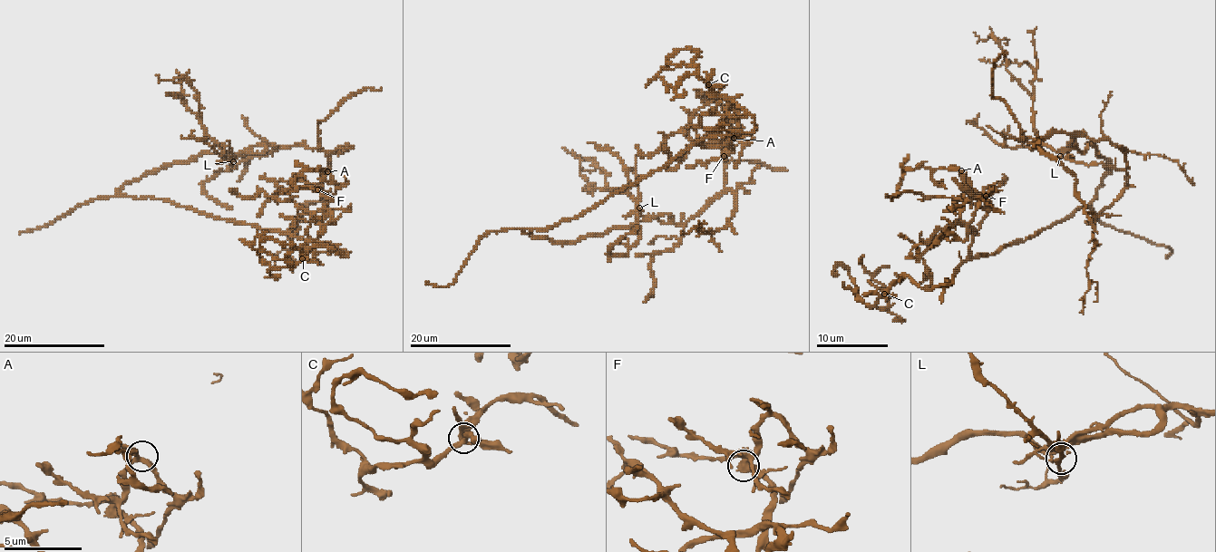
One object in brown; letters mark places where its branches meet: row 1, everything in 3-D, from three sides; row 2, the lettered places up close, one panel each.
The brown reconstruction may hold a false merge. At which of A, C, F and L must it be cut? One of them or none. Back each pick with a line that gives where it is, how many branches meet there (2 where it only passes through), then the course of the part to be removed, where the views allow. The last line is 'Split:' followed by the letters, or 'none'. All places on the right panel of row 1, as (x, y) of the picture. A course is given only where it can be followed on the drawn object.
L: place (1060, 156); branches 4; course (1059, 156), (1088, 165), (1104, 163), (1126, 172), (1126, 185), (1119, 196), (1097, 217), (1084, 222)
Split: L

